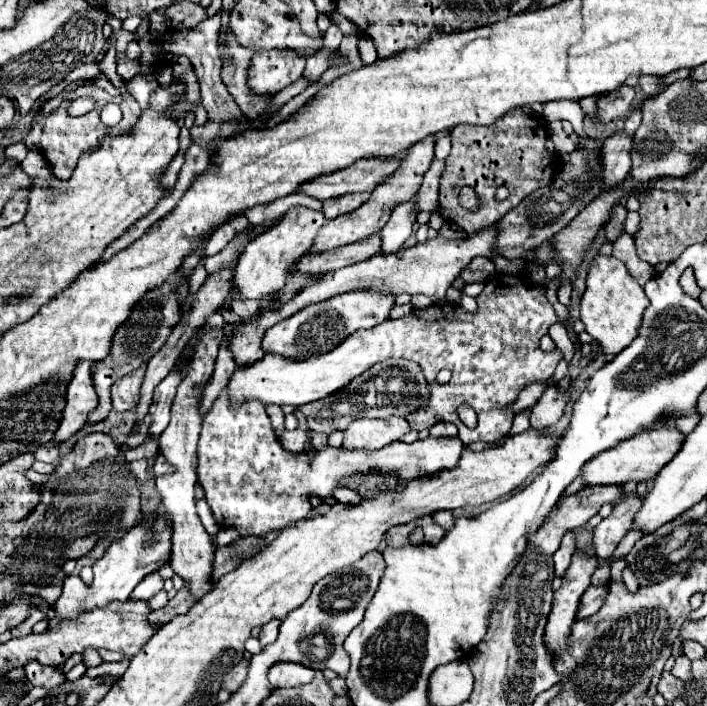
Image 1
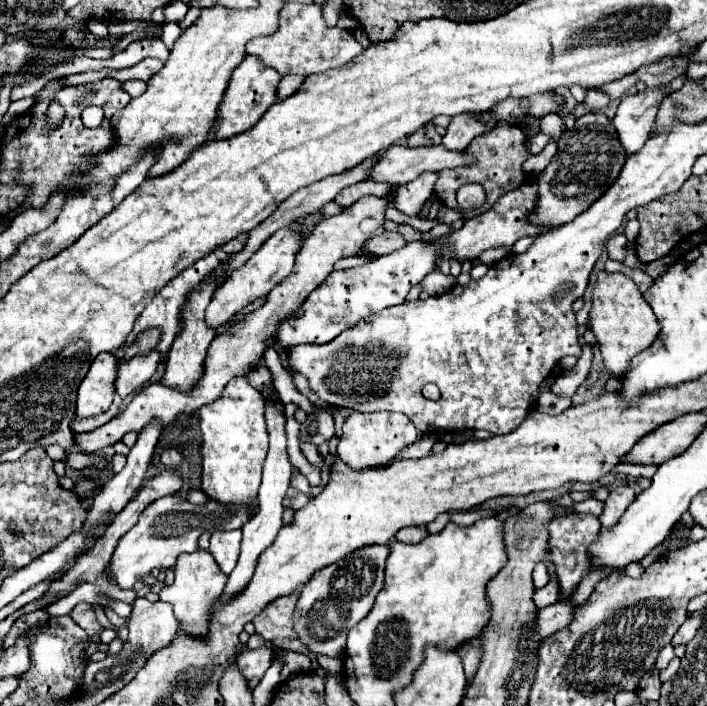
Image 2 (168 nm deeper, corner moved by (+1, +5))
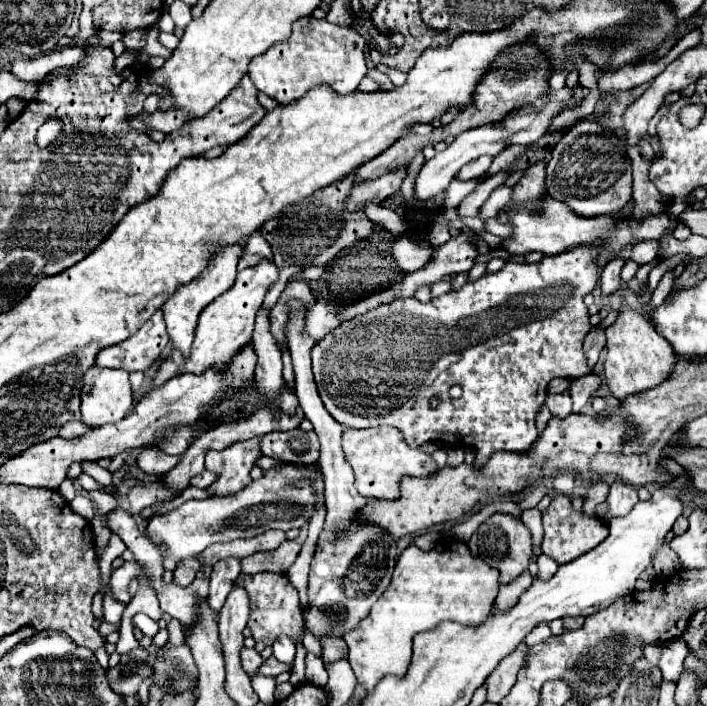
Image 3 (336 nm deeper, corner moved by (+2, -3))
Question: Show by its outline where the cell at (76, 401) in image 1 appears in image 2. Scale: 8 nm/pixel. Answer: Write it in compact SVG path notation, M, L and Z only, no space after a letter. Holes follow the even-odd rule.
M99 354L77 392L77 416L95 416L109 410L115 396L117 358Z

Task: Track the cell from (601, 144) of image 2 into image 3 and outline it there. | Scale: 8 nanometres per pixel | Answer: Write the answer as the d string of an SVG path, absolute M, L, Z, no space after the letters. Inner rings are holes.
M580 120L570 130L566 130L562 140L552 148L552 158L546 164L546 192L570 206L570 210L582 218L614 214L632 198L632 164L624 142L616 134L606 132L596 120Z

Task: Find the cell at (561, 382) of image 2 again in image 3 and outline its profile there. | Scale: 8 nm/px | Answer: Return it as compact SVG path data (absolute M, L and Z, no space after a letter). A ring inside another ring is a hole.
M592 328L590 334L584 340L584 354L586 354L586 362L590 362L588 366L594 368L594 364L598 362L600 350L606 344L606 336L604 336L604 328Z

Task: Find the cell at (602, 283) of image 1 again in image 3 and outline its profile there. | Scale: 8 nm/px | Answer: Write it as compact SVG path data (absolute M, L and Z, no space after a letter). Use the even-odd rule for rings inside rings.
M622 306L616 322L606 328L604 376L606 376L606 384L612 390L612 394L618 400L622 400L626 398L626 394L648 390L656 386L658 382L666 380L674 364L676 364L676 358L674 358L674 352L670 350L670 342L666 342L666 338L662 338L654 330L648 318L640 316L630 306Z

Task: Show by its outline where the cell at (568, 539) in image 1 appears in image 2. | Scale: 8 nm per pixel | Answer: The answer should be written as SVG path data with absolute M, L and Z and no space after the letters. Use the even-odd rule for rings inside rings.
M551 580L547 586L535 590L535 594L533 594L533 602L535 602L537 610L541 610L545 606L551 606L557 600L559 600L559 594L557 594L557 582L555 580Z

